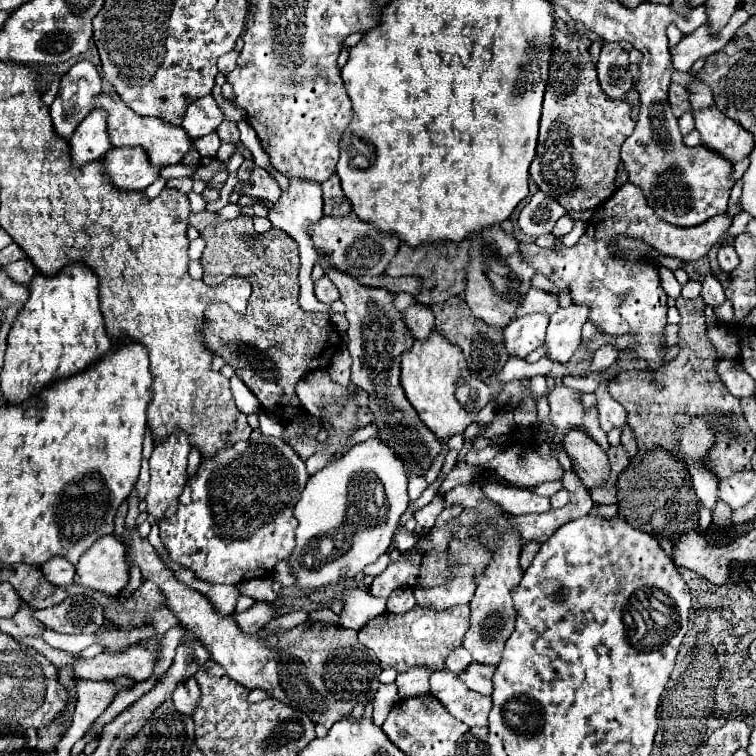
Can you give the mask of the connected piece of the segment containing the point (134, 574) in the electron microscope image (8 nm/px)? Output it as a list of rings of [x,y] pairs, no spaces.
[[[134,565],[130,569],[129,582],[123,590],[121,601],[125,601],[127,598],[129,598],[132,593],[139,587],[141,581],[142,575],[140,569],[137,565]]]

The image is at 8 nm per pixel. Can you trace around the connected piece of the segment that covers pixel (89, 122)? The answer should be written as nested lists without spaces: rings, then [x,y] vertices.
[[[93,110],[73,132],[69,138],[69,152],[73,166],[83,166],[87,162],[99,160],[109,150],[109,136],[107,136],[107,114]]]

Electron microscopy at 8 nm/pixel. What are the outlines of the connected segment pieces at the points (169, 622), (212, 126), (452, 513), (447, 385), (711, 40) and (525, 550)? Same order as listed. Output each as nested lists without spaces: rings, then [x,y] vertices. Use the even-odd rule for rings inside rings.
[[[159,608],[147,624],[149,624],[149,626],[153,626],[159,634],[165,634],[169,628],[177,626],[177,624],[179,624],[179,620],[173,616],[173,612],[171,612],[169,608]]]
[[[211,94],[199,98],[197,102],[189,104],[181,128],[187,132],[187,136],[191,140],[197,140],[209,132],[215,132],[217,126],[223,122],[223,114],[217,106],[217,102],[213,100]]]
[[[453,505],[445,508],[441,514],[436,518],[435,524],[432,529],[439,529],[443,527],[448,520],[457,517],[463,511],[463,507],[459,505]]]
[[[433,332],[427,340],[415,340],[413,348],[403,354],[401,384],[419,418],[439,438],[463,434],[491,396],[489,386],[471,376],[463,352],[449,344],[439,332]]]
[[[739,6],[729,24],[717,34],[713,36],[711,30],[707,26],[701,26],[697,28],[693,34],[687,34],[673,50],[671,50],[671,60],[673,60],[673,66],[677,70],[689,70],[693,66],[695,60],[699,58],[707,58],[709,54],[717,52],[719,48],[723,48],[737,32],[737,28],[741,28],[741,24],[745,24],[745,20],[749,20],[749,14]]]
[[[537,542],[523,544],[523,548],[521,548],[521,568],[523,568],[523,570],[529,568],[531,560],[533,560],[535,554],[537,554],[537,550],[539,550],[539,544],[537,544]]]

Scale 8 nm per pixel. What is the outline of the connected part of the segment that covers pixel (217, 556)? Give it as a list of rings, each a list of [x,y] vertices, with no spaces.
[[[259,436],[255,442],[253,440],[243,440],[243,442],[237,442],[233,448],[225,448],[225,450],[217,452],[217,456],[213,456],[213,458],[203,458],[197,476],[189,478],[187,490],[183,490],[183,494],[179,498],[177,512],[169,520],[159,522],[161,540],[163,540],[165,548],[169,550],[169,558],[175,560],[177,564],[185,566],[185,568],[191,568],[199,580],[205,580],[205,582],[211,582],[211,584],[233,584],[235,586],[235,584],[251,580],[251,578],[269,578],[275,564],[281,562],[281,560],[287,560],[291,556],[293,548],[295,548],[297,520],[293,516],[293,508],[295,508],[295,504],[297,504],[305,484],[307,484],[307,478],[309,478],[309,474],[305,470],[305,462],[293,452],[293,448],[285,440],[273,438],[273,436]]]

